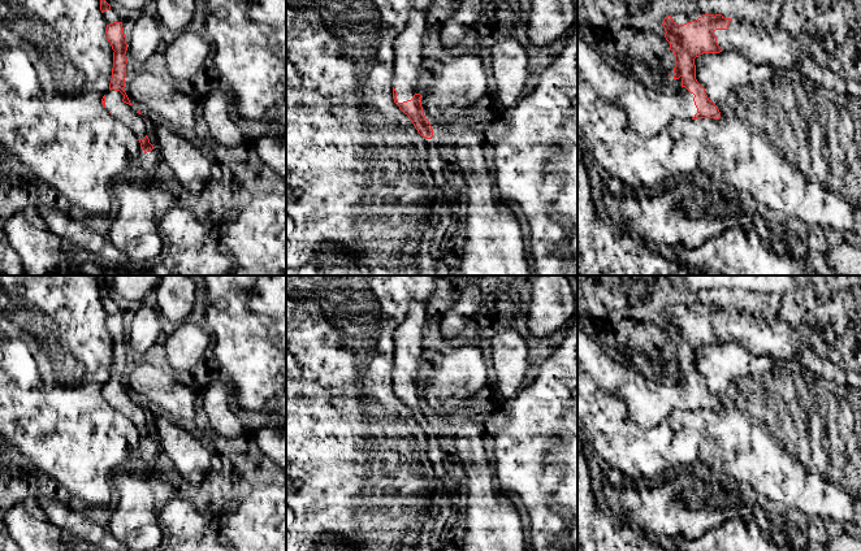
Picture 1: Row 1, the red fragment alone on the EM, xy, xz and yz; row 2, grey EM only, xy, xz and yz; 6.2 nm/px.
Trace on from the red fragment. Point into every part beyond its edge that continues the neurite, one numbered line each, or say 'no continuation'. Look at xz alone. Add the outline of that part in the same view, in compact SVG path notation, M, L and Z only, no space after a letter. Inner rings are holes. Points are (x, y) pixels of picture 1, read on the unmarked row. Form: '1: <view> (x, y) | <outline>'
1: xz (407, 337) | M412 301L404 321L394 330L395 346L393 378L398 394L411 391L419 385L419 368L423 353L423 327L427 321L427 304Z

